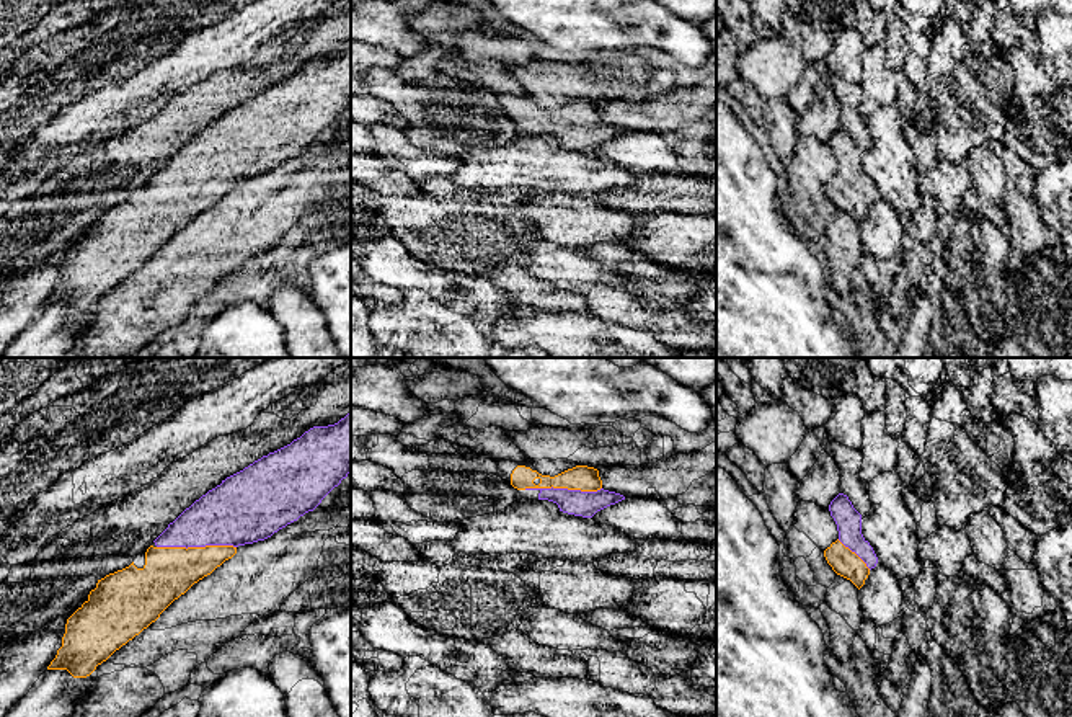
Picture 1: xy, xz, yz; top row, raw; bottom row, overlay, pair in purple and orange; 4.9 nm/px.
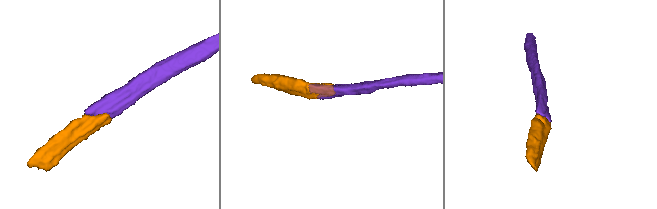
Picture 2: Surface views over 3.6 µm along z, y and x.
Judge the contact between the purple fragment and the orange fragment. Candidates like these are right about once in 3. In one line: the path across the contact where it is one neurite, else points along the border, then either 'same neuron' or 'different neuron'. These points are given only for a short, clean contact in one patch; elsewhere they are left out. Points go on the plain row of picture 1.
runs through xy (234, 147), (222, 154), (196, 180), (168, 206); same neuron

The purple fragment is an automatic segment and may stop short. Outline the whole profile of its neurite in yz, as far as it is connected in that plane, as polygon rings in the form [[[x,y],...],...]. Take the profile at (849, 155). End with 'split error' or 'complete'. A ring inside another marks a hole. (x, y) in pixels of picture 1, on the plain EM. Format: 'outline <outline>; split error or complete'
outline [[[844,127],[831,136],[829,145],[837,158],[839,173],[824,185],[824,191],[837,209],[860,224],[878,198],[873,181],[862,168],[862,149]]]; split error

